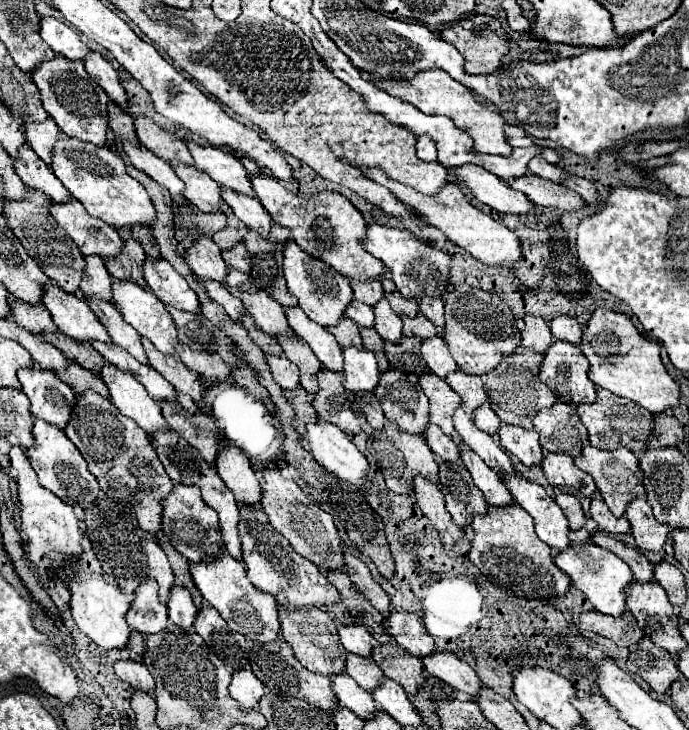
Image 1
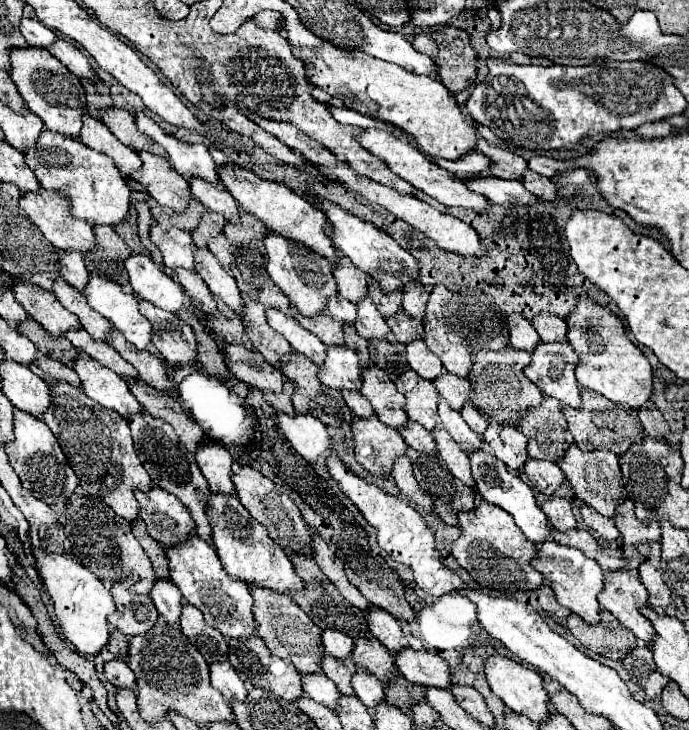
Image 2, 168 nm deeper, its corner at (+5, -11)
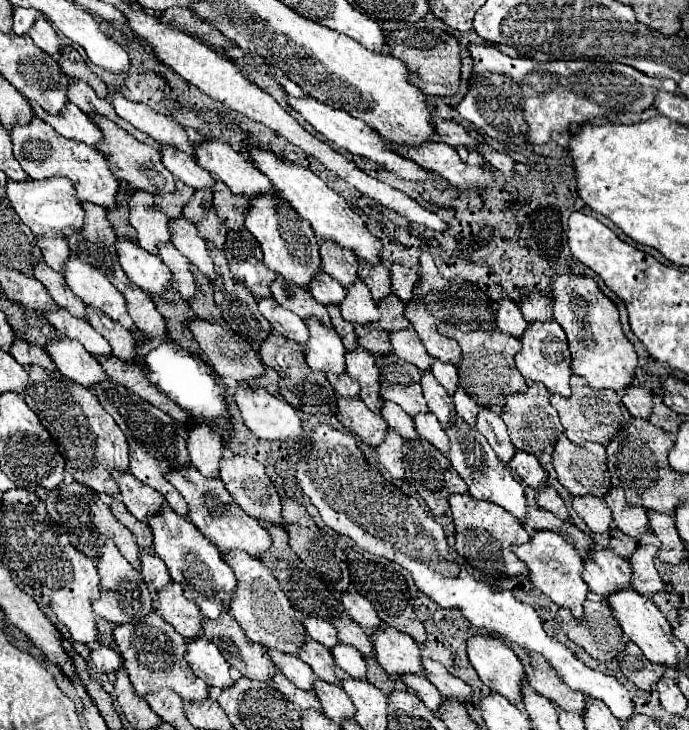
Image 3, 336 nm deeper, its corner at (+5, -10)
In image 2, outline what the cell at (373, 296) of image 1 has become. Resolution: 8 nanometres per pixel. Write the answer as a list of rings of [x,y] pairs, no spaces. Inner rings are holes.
[[[340,255],[338,261],[332,265],[332,275],[336,279],[338,293],[344,299],[358,303],[366,297],[366,273],[358,271],[358,267],[354,267],[354,263],[346,259],[346,255]]]

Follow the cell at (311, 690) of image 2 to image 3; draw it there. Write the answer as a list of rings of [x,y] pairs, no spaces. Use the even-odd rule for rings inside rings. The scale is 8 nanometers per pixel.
[[[266,650],[266,652],[274,658],[274,662],[278,662],[278,668],[290,682],[294,682],[296,686],[300,686],[306,692],[314,692],[316,674],[310,670],[310,666],[306,666],[306,662],[302,662],[298,656],[282,654],[278,650]]]

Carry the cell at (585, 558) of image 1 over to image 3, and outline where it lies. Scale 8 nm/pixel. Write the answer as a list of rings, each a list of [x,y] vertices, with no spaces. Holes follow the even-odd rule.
[[[540,530],[530,538],[528,544],[512,546],[512,550],[530,568],[530,582],[534,584],[534,588],[538,588],[542,594],[546,594],[554,604],[568,608],[574,614],[574,618],[582,618],[582,614],[584,614],[582,604],[588,594],[588,586],[582,580],[584,558],[574,550],[574,546],[570,542],[562,540],[554,532]]]

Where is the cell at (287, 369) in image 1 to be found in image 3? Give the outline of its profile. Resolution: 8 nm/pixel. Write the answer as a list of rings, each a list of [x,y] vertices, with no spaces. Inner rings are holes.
[[[196,318],[190,324],[190,330],[196,338],[196,342],[200,344],[200,350],[206,356],[206,362],[214,368],[214,372],[218,372],[220,376],[230,376],[236,380],[256,380],[260,376],[264,376],[266,366],[260,360],[260,354],[246,344],[246,340],[242,340],[240,336],[236,336],[228,326],[220,326],[220,324],[210,324],[206,320]]]

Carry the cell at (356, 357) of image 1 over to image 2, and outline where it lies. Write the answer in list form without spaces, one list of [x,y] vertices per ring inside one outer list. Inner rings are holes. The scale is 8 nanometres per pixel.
[[[326,347],[326,359],[320,365],[320,383],[332,389],[360,391],[362,387],[362,367],[358,365],[358,355],[348,347]]]

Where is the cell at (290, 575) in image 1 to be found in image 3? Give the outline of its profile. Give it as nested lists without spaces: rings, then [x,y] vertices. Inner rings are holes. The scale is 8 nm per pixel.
[[[190,466],[184,470],[174,470],[168,474],[168,480],[174,484],[174,488],[178,492],[182,492],[182,496],[186,498],[188,506],[190,506],[190,522],[224,554],[232,552],[232,550],[242,550],[246,554],[250,554],[252,558],[262,558],[270,546],[270,534],[264,526],[260,526],[258,522],[254,522],[254,518],[250,518],[236,502],[234,498],[230,498],[230,494],[226,492],[226,486],[222,486],[220,478],[202,478],[202,474]]]

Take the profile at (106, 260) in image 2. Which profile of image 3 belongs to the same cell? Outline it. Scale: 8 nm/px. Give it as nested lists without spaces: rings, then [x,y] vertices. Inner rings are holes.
[[[84,202],[82,208],[86,212],[84,228],[78,234],[66,238],[66,242],[72,254],[76,254],[82,262],[100,268],[104,272],[112,270],[118,264],[118,254],[116,254],[116,234],[106,218],[106,210],[90,202]]]

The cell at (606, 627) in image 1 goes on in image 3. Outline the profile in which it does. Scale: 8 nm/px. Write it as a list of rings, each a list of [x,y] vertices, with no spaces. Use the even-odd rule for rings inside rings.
[[[586,600],[586,602],[584,602],[584,616],[582,616],[582,618],[574,618],[574,616],[570,614],[570,610],[560,608],[560,610],[556,612],[556,622],[560,624],[562,632],[564,632],[574,644],[578,644],[580,648],[584,648],[584,650],[586,650],[592,658],[596,658],[596,660],[612,660],[612,658],[616,658],[618,654],[624,652],[626,642],[628,642],[628,638],[626,638],[626,634],[622,632],[620,624],[616,622],[616,618],[612,618],[610,608],[608,608],[606,604],[602,604],[602,602],[590,602],[590,600]]]

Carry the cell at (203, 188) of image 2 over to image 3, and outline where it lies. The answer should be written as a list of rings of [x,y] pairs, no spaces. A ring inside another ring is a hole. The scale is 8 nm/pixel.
[[[170,146],[160,148],[162,162],[164,166],[186,186],[194,190],[212,190],[214,188],[214,178],[210,172],[206,172],[202,166],[198,166],[196,158],[180,152],[180,150],[170,150]]]

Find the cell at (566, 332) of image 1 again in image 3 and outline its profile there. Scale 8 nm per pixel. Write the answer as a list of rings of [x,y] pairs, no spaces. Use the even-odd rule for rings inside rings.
[[[528,294],[522,304],[520,310],[526,318],[526,322],[546,322],[552,318],[552,302],[546,296],[540,294]]]

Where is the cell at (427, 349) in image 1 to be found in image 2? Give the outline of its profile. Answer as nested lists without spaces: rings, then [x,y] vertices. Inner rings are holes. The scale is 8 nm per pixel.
[[[420,339],[406,343],[406,361],[412,371],[416,371],[422,379],[428,379],[428,381],[434,381],[438,375],[444,373],[440,359]]]

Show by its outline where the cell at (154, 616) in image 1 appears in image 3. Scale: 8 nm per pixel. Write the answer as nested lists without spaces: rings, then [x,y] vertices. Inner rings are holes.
[[[106,542],[98,560],[100,574],[100,598],[94,602],[94,612],[112,624],[134,624],[152,612],[152,598],[142,582],[142,574],[130,566],[130,562],[118,552],[114,542]]]

